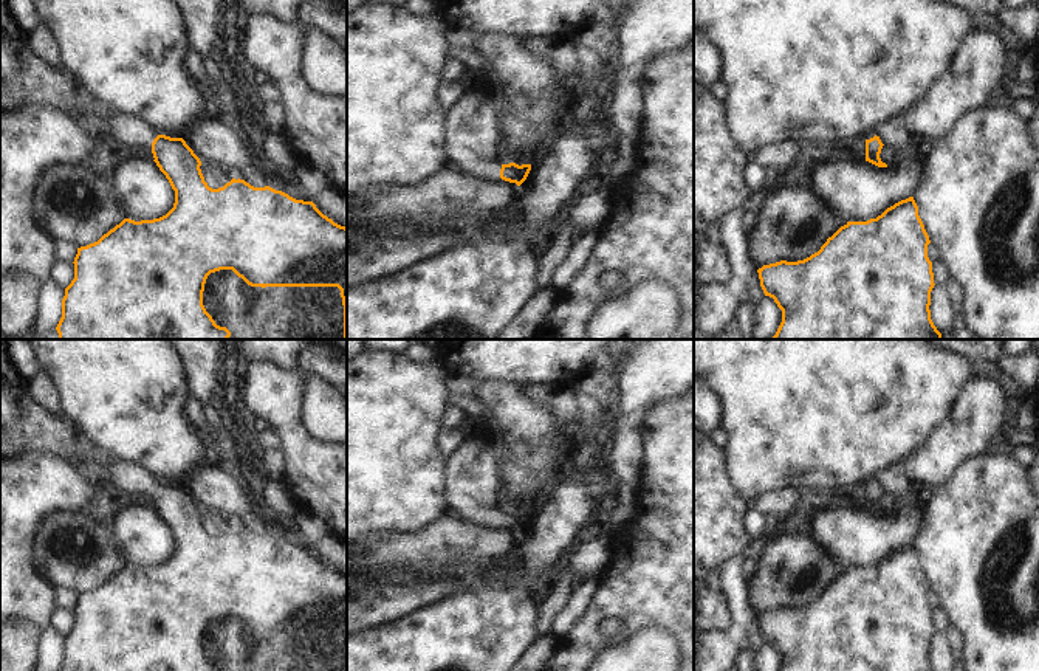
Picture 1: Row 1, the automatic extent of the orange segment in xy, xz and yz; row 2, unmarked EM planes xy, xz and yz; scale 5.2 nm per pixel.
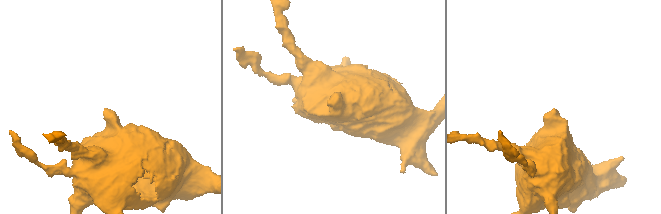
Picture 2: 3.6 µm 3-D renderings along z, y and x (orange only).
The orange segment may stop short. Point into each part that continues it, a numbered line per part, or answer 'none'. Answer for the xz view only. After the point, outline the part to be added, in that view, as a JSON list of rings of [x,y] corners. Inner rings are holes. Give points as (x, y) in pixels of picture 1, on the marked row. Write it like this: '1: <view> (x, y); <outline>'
1: xz (471, 130); [[[466,91],[447,112],[444,126],[446,163],[457,166],[478,180],[500,180],[502,164],[497,160],[499,119],[495,102],[478,91]]]

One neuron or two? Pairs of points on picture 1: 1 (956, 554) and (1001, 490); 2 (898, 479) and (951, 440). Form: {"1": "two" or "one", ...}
{"1": "one", "2": "two"}

